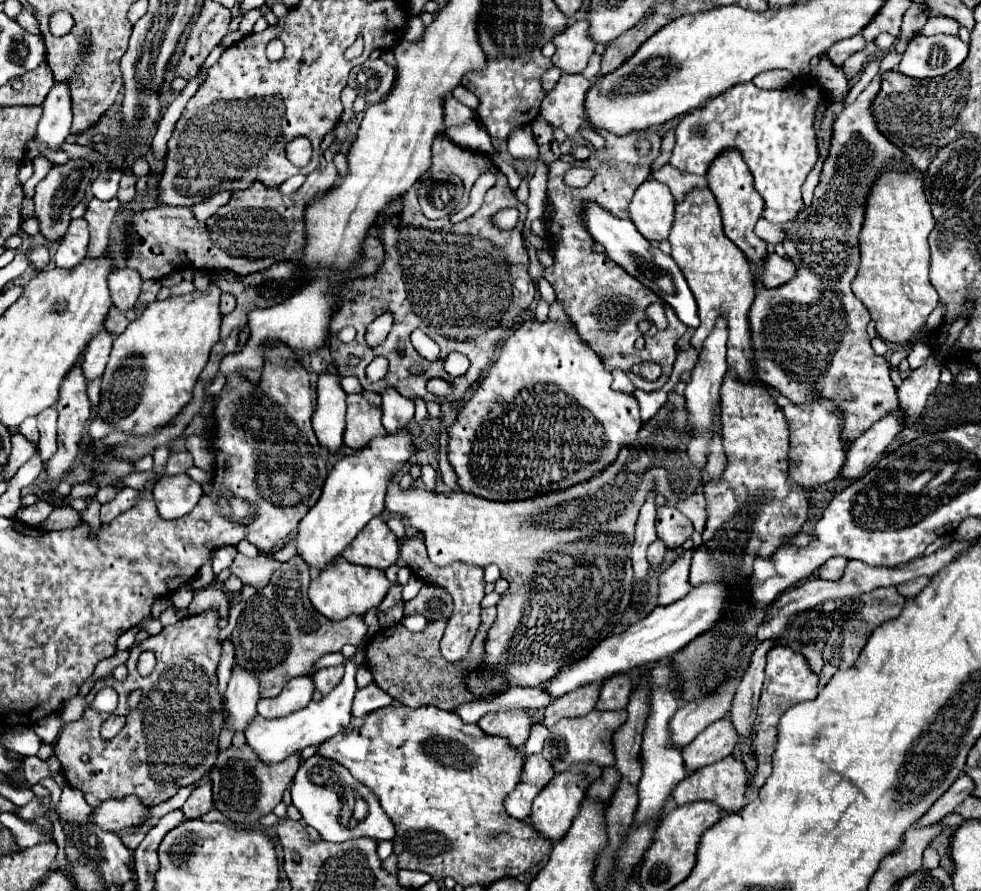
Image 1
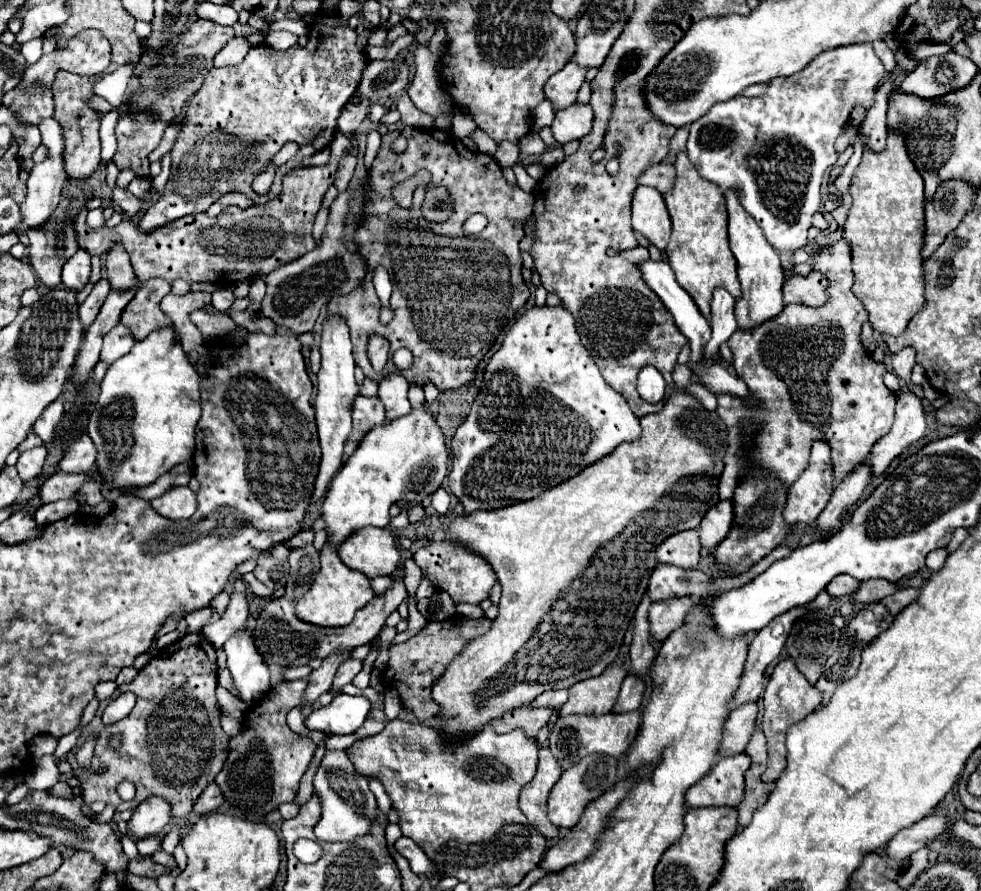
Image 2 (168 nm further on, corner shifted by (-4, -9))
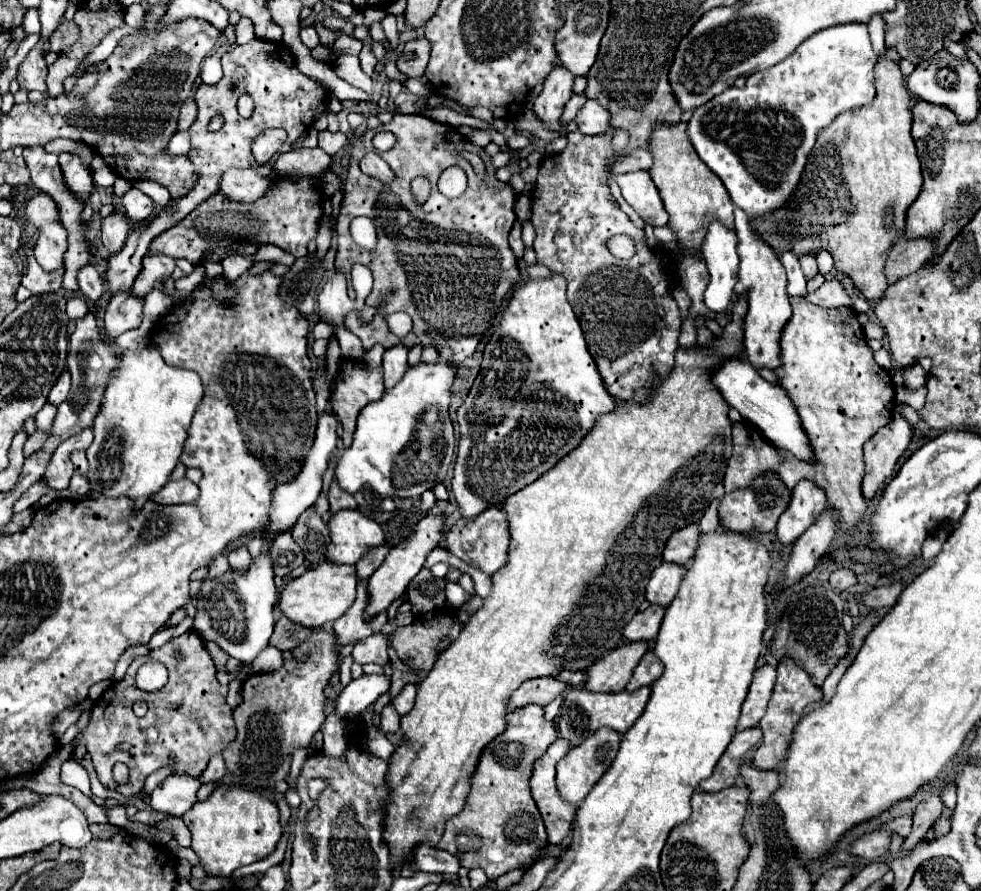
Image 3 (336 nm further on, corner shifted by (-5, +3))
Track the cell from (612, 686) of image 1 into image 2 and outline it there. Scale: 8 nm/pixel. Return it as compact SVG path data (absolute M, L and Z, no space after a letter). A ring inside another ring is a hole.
M630 674L624 678L622 682L622 688L620 688L620 694L618 694L618 700L612 708L612 712L616 714L624 714L624 712L634 712L640 708L640 702L642 702L642 694L644 694L644 680Z

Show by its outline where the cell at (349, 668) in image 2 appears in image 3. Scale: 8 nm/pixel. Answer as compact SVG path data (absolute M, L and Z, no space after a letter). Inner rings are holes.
M373 634L365 640L359 640L353 648L353 658L357 664L369 664L369 662L375 662L379 666L387 664L389 662L389 656L387 656L387 648L389 648L389 642L383 634Z

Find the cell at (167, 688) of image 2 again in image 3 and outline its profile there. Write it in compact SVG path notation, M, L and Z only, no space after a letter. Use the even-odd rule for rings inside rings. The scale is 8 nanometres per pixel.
M189 630L165 646L151 650L147 656L133 660L129 670L139 670L147 660L159 660L169 670L169 682L159 692L139 692L135 688L135 676L127 674L121 682L115 682L111 688L103 692L103 696L95 702L91 710L91 720L87 730L75 744L87 744L87 752L91 754L95 772L103 786L109 790L117 790L125 798L133 798L145 784L145 778L169 764L169 754L175 754L175 772L199 776L209 758L221 754L227 744L235 738L235 722L233 710L227 706L227 686L219 684L215 678L215 664L207 654L203 640L197 632ZM175 650L181 650L183 658L175 658ZM145 700L149 710L143 718L133 714L133 702ZM121 744L129 744L129 750L119 748ZM123 762L129 768L129 782L115 784L113 780L113 764Z

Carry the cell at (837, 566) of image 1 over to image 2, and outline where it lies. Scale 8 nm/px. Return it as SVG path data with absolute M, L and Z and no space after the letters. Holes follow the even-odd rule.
M836 576L832 578L832 582L828 584L826 592L836 596L836 598L842 598L842 596L848 596L850 592L854 592L854 586L858 586L860 582L856 582L852 576Z

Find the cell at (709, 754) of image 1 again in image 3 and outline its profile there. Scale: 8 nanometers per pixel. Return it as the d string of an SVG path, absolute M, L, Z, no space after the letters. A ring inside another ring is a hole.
M763 664L761 668L755 670L755 678L753 678L749 694L743 702L737 732L745 730L745 728L753 728L759 724L759 720L763 718L767 704L771 700L775 678L777 678L777 672L775 672L775 666L771 666L771 664Z

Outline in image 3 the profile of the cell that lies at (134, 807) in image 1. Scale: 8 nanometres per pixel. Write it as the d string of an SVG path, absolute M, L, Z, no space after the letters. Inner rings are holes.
M171 774L153 790L151 808L157 812L167 812L171 816L183 816L195 804L199 786L199 776Z

